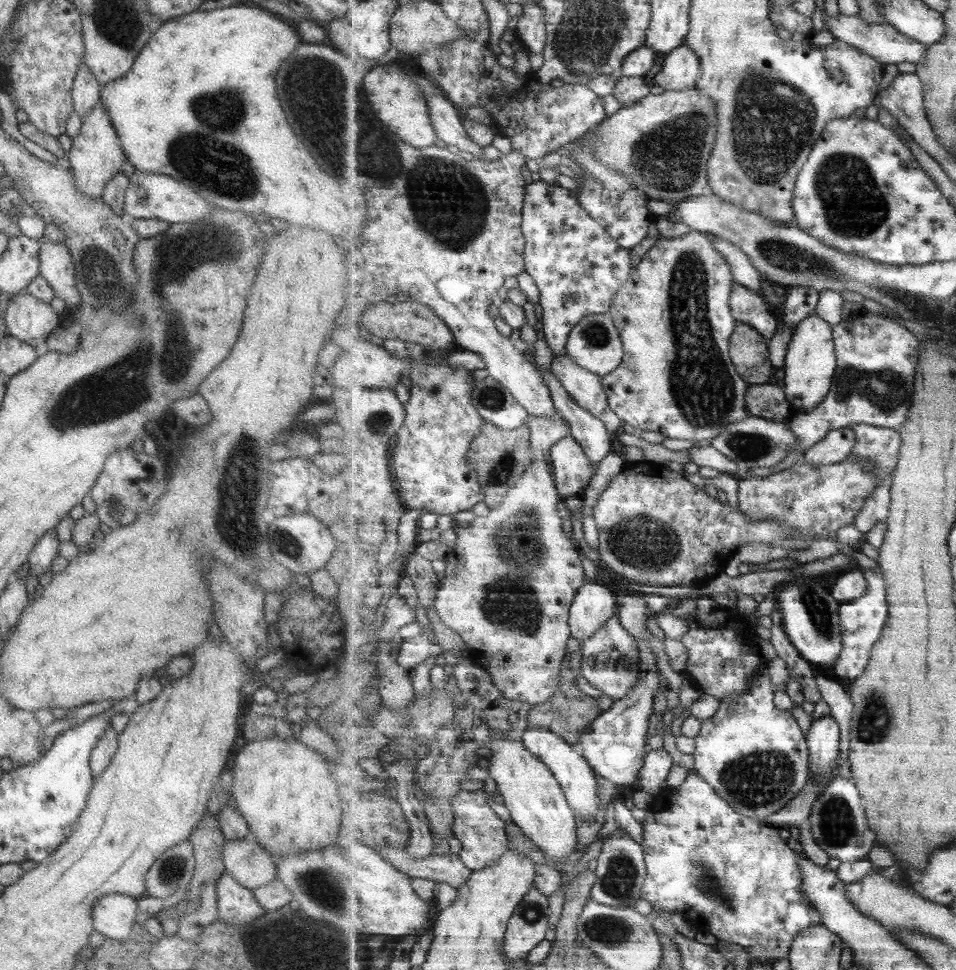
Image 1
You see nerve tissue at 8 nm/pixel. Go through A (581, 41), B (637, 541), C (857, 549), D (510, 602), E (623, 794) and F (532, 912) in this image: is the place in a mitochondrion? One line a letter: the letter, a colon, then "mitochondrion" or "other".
A: mitochondrion
B: mitochondrion
C: other
D: mitochondrion
E: other
F: mitochondrion

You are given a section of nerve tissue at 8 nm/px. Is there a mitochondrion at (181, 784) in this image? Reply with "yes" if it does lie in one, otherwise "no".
no

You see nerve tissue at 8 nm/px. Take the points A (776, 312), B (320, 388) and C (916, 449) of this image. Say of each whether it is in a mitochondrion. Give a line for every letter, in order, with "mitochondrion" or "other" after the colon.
A: other
B: other
C: other

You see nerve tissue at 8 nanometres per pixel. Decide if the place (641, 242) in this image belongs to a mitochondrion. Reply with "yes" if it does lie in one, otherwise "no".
no

